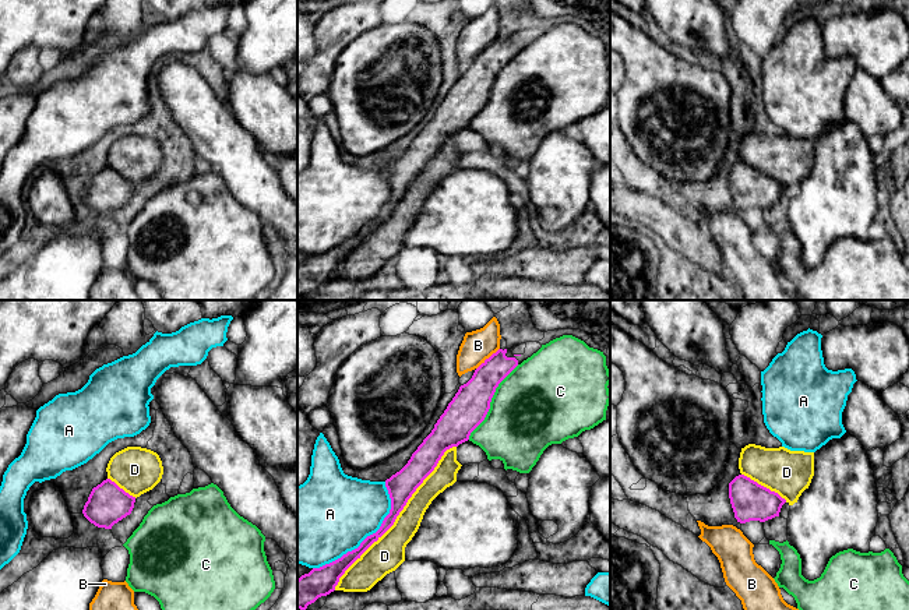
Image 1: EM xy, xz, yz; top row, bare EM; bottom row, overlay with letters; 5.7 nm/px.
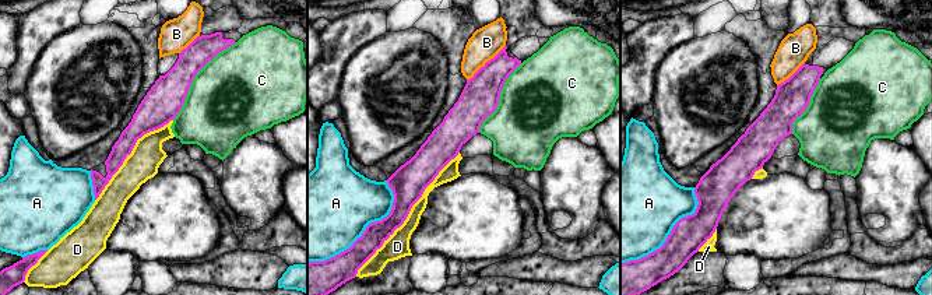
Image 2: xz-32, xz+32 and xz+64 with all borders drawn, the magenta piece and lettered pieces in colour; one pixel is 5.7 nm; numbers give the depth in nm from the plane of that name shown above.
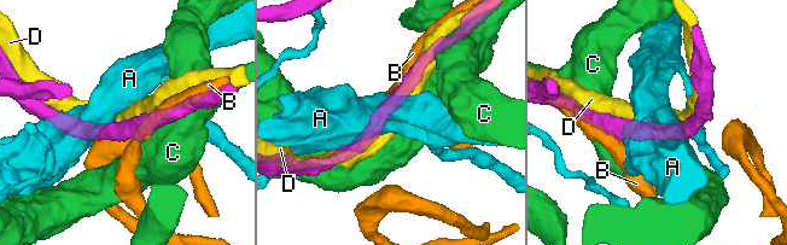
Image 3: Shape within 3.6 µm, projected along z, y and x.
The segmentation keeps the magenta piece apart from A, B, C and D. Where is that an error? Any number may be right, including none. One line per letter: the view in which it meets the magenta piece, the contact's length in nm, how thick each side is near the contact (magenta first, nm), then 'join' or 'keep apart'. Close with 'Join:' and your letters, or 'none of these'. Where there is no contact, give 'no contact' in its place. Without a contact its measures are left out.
A: xz | 650 nm | 90/460 nm | keep apart
B: xz | 180 nm | 200/180 nm | keep apart
C: xz | 500 nm | 220/480 nm | keep apart
D: xz | 1100 nm | 160/200 nm | join
Join: D

